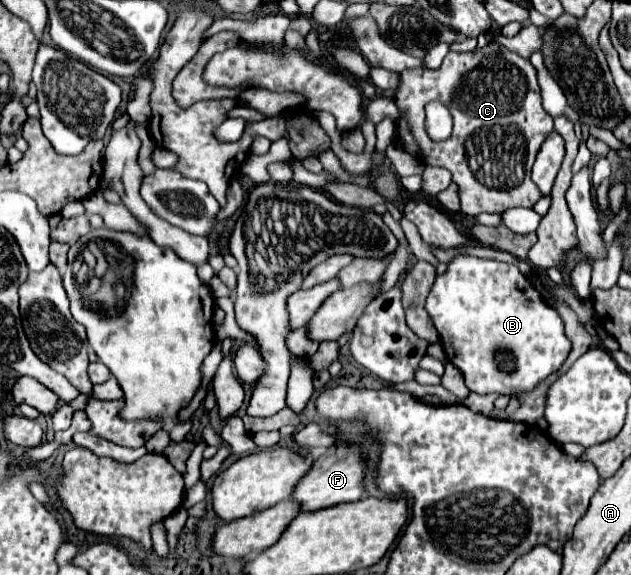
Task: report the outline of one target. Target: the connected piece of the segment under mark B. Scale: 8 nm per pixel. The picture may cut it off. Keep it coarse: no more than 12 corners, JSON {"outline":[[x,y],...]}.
{"outline":[[458,254],[426,312],[468,390],[530,392],[572,350],[514,264]]}

